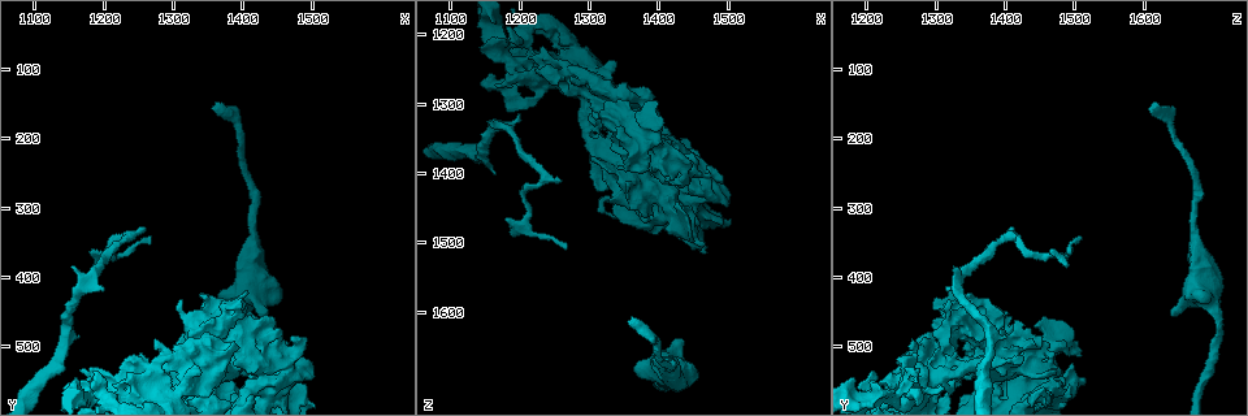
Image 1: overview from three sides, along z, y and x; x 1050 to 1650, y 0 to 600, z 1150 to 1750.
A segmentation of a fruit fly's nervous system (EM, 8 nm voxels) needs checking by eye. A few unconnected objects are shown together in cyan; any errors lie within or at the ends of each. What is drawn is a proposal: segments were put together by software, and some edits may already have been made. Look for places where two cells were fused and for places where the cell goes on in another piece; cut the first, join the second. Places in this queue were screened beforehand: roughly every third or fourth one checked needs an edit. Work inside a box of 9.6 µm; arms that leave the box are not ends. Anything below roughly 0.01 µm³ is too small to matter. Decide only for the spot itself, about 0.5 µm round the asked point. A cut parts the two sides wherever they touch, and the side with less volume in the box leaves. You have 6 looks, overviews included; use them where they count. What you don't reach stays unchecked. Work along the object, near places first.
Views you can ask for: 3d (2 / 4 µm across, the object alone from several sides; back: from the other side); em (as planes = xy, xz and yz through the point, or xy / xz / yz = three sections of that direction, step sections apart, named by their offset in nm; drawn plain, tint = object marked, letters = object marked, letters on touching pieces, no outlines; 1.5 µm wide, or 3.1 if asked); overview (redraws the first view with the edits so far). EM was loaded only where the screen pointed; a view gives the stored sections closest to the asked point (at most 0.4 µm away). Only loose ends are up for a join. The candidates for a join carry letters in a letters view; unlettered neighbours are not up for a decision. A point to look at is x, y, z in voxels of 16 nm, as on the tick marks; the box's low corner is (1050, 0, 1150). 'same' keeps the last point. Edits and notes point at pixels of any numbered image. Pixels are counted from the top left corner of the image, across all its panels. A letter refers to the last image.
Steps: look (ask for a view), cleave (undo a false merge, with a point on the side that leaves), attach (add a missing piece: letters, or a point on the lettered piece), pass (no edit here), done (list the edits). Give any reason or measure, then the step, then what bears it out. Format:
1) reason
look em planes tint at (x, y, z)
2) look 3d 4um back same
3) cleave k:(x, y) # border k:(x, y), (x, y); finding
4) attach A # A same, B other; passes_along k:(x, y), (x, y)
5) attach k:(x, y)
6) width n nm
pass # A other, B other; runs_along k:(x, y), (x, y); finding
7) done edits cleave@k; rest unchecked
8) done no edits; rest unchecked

stops while still wide
look em planes tint at (1275, 495, 1265)

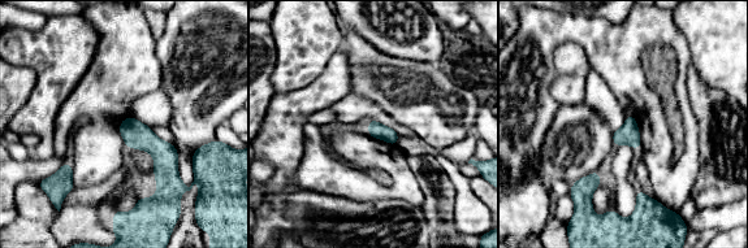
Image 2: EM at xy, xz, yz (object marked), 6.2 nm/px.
look em planes letters same

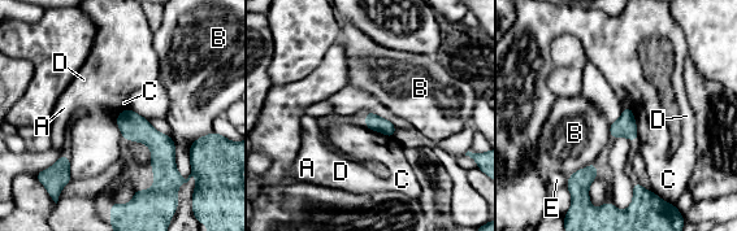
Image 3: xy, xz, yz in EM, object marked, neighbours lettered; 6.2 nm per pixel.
pass # A other, B other, C other, D other, E other; border 3:(381, 133), (391, 138); none of them fits

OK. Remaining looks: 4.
end of a long branch
look em planes plain at (1265, 340, 1505)

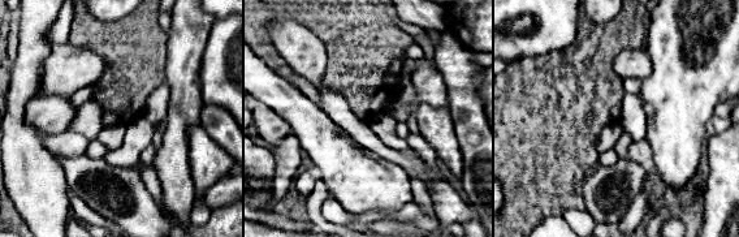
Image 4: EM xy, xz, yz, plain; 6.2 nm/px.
see the neighbours
look em planes letters same

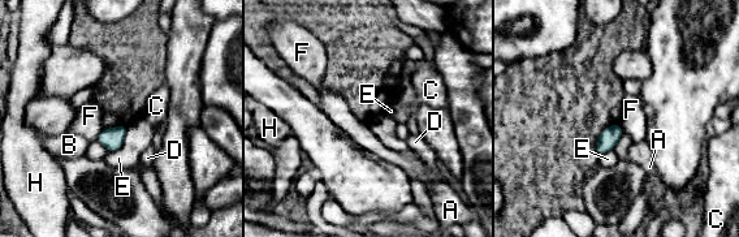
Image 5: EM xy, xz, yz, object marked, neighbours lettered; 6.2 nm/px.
longest_contact E 200 nm
pass # A other, B other, C other, D other, E other, F other, H other; border 5:(103, 128), (95, 139); no lettered piece goes on from it

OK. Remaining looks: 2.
done no edits; rest unchecked

